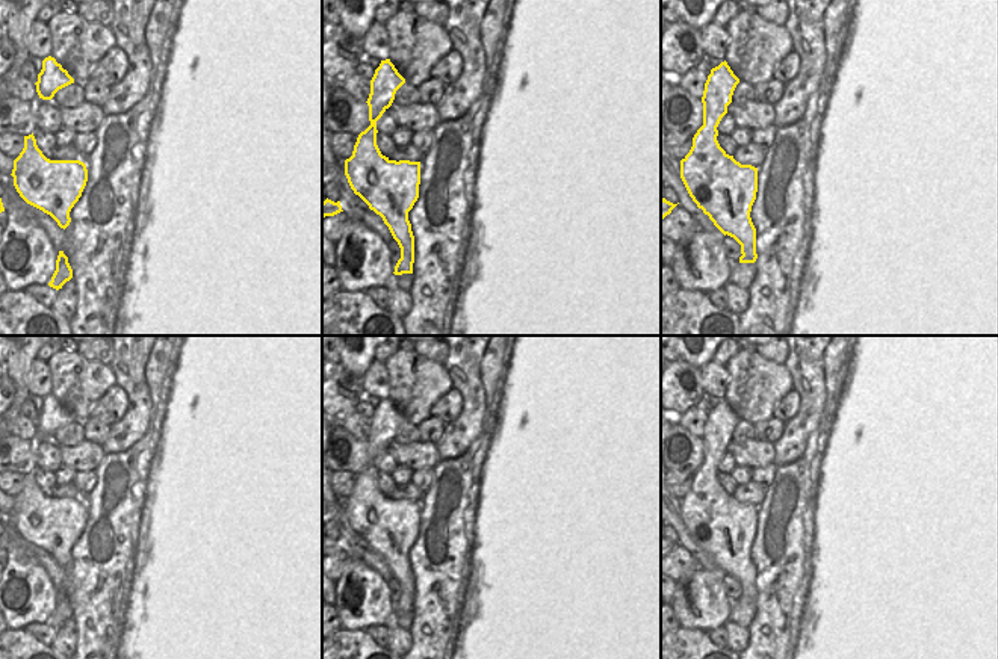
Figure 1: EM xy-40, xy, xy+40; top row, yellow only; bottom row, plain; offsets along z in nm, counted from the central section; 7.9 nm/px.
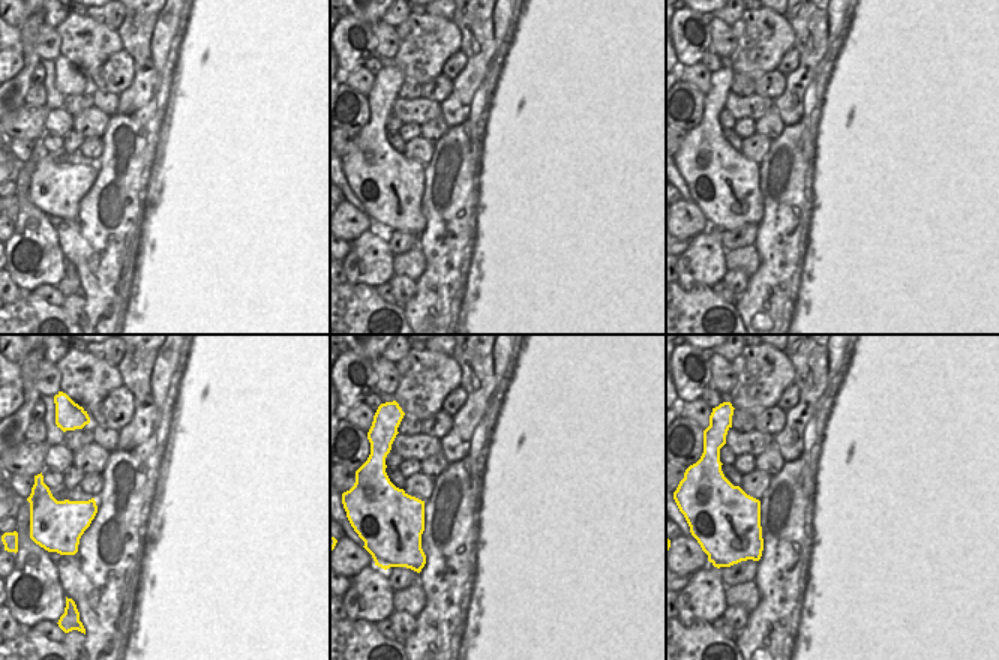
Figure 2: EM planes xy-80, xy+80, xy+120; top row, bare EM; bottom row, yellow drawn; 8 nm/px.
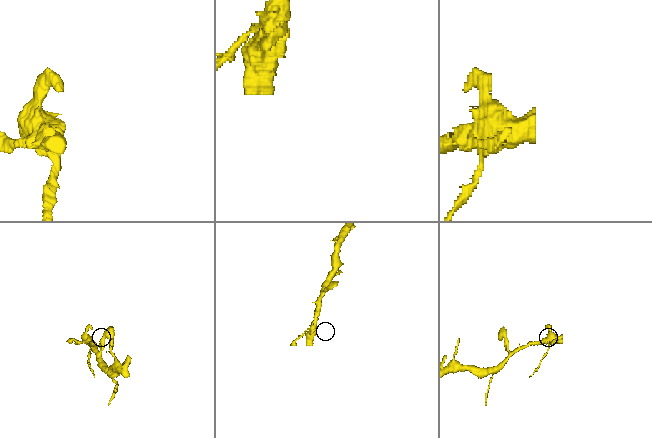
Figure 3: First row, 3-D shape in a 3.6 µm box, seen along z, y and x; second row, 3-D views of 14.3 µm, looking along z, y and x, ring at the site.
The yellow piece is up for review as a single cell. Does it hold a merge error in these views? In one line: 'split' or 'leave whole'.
split

